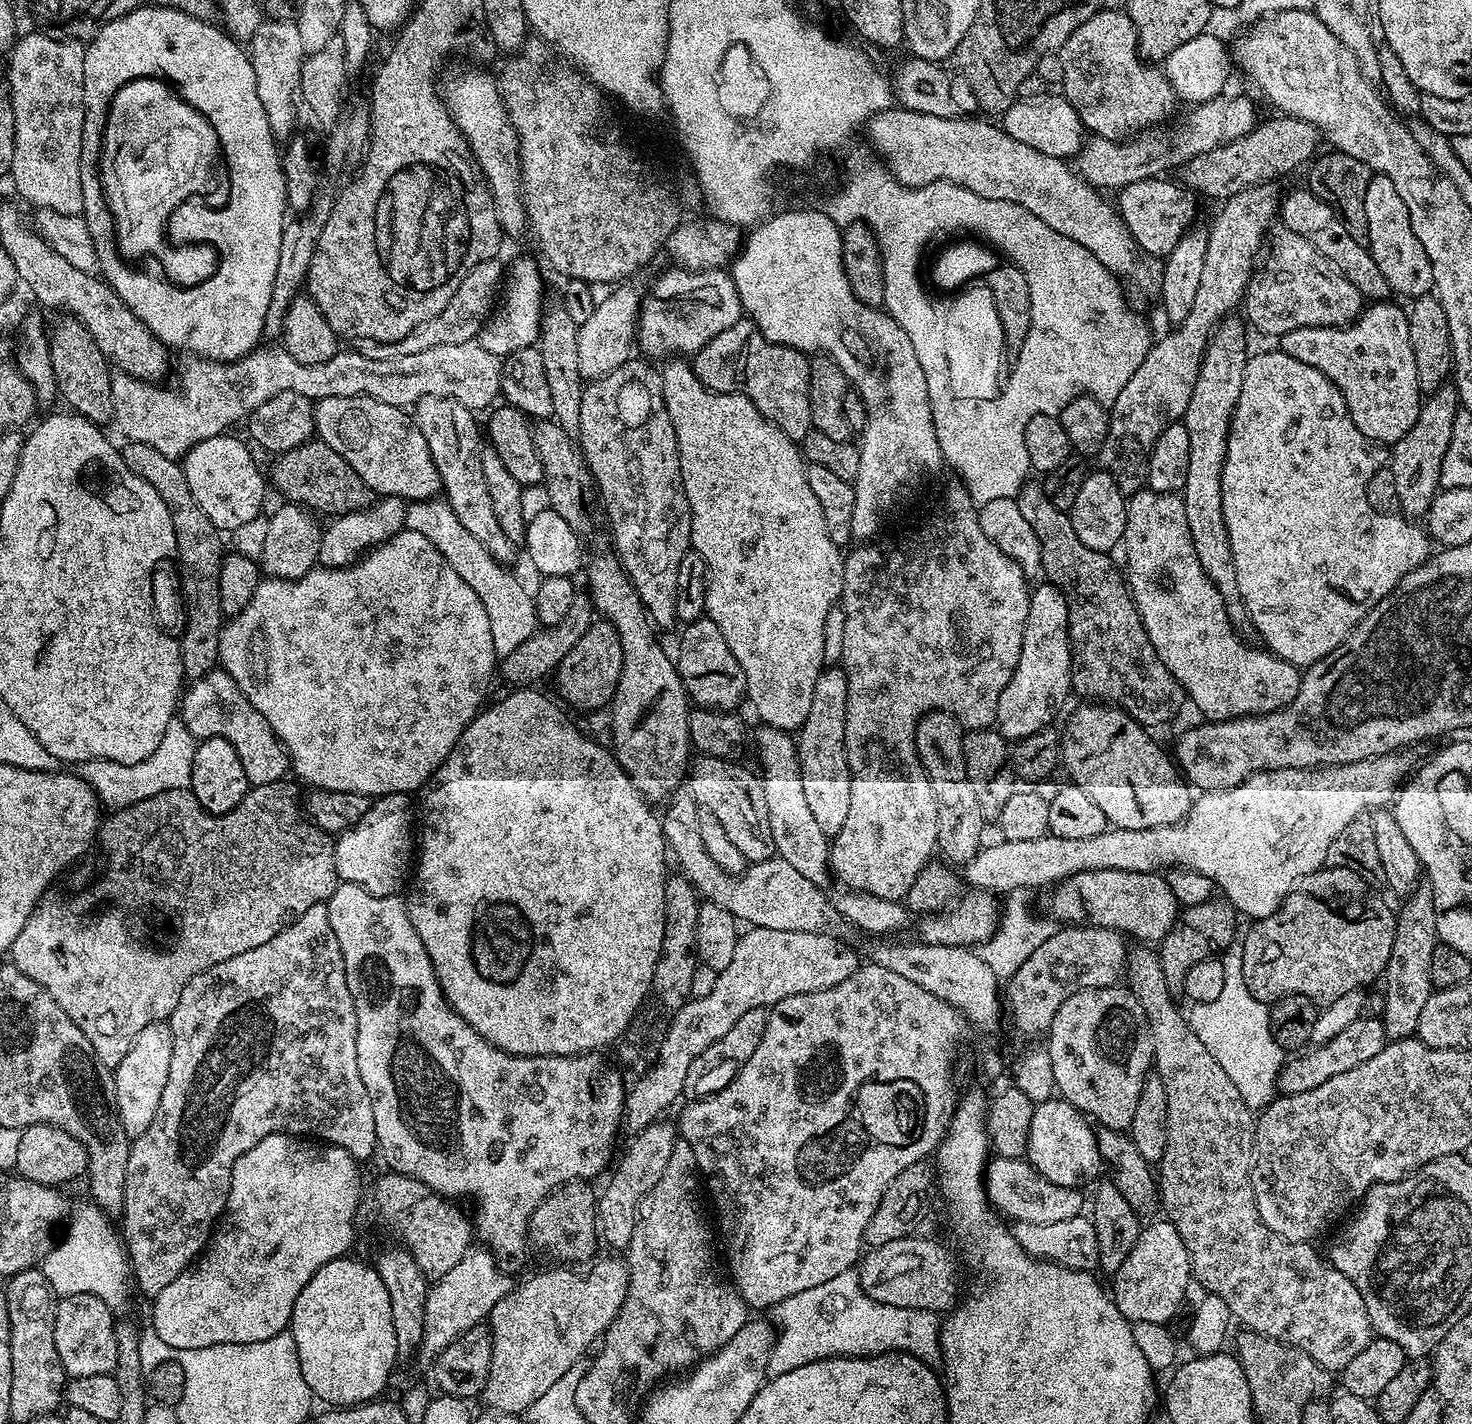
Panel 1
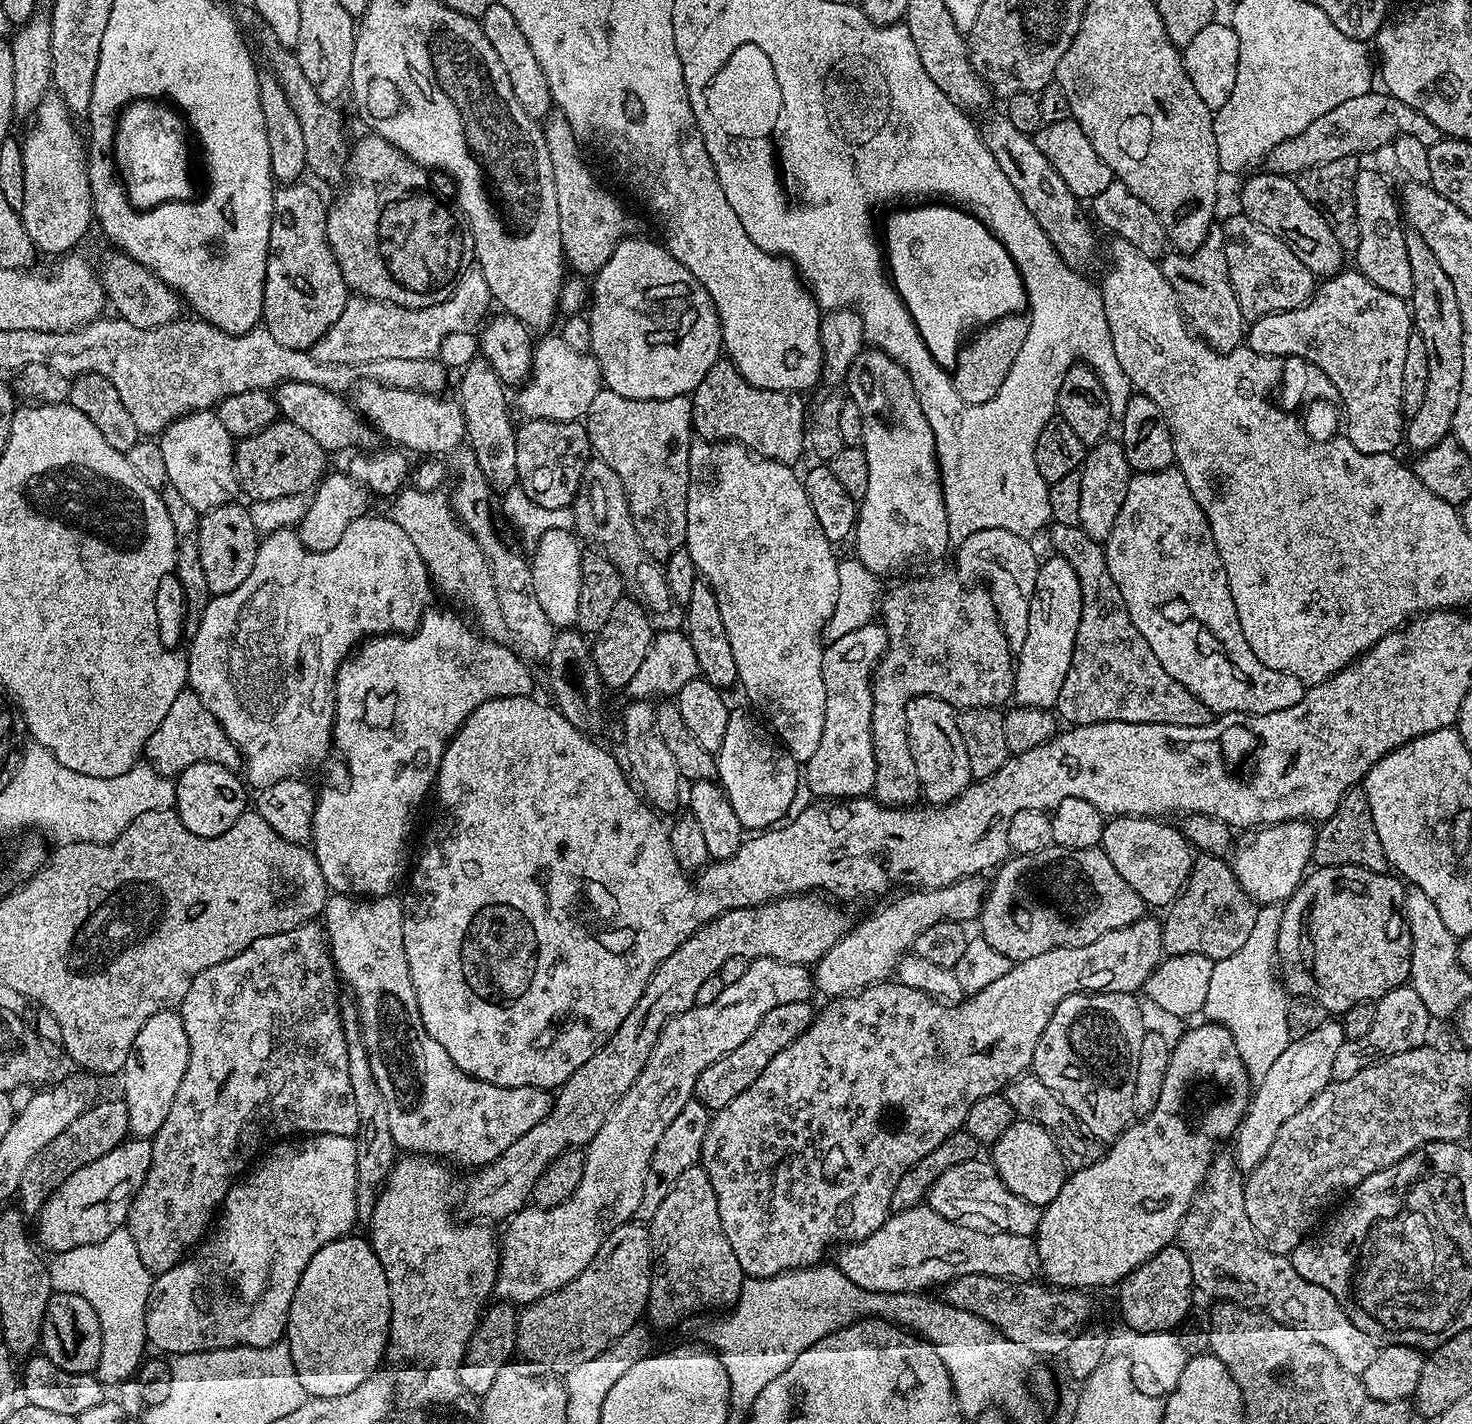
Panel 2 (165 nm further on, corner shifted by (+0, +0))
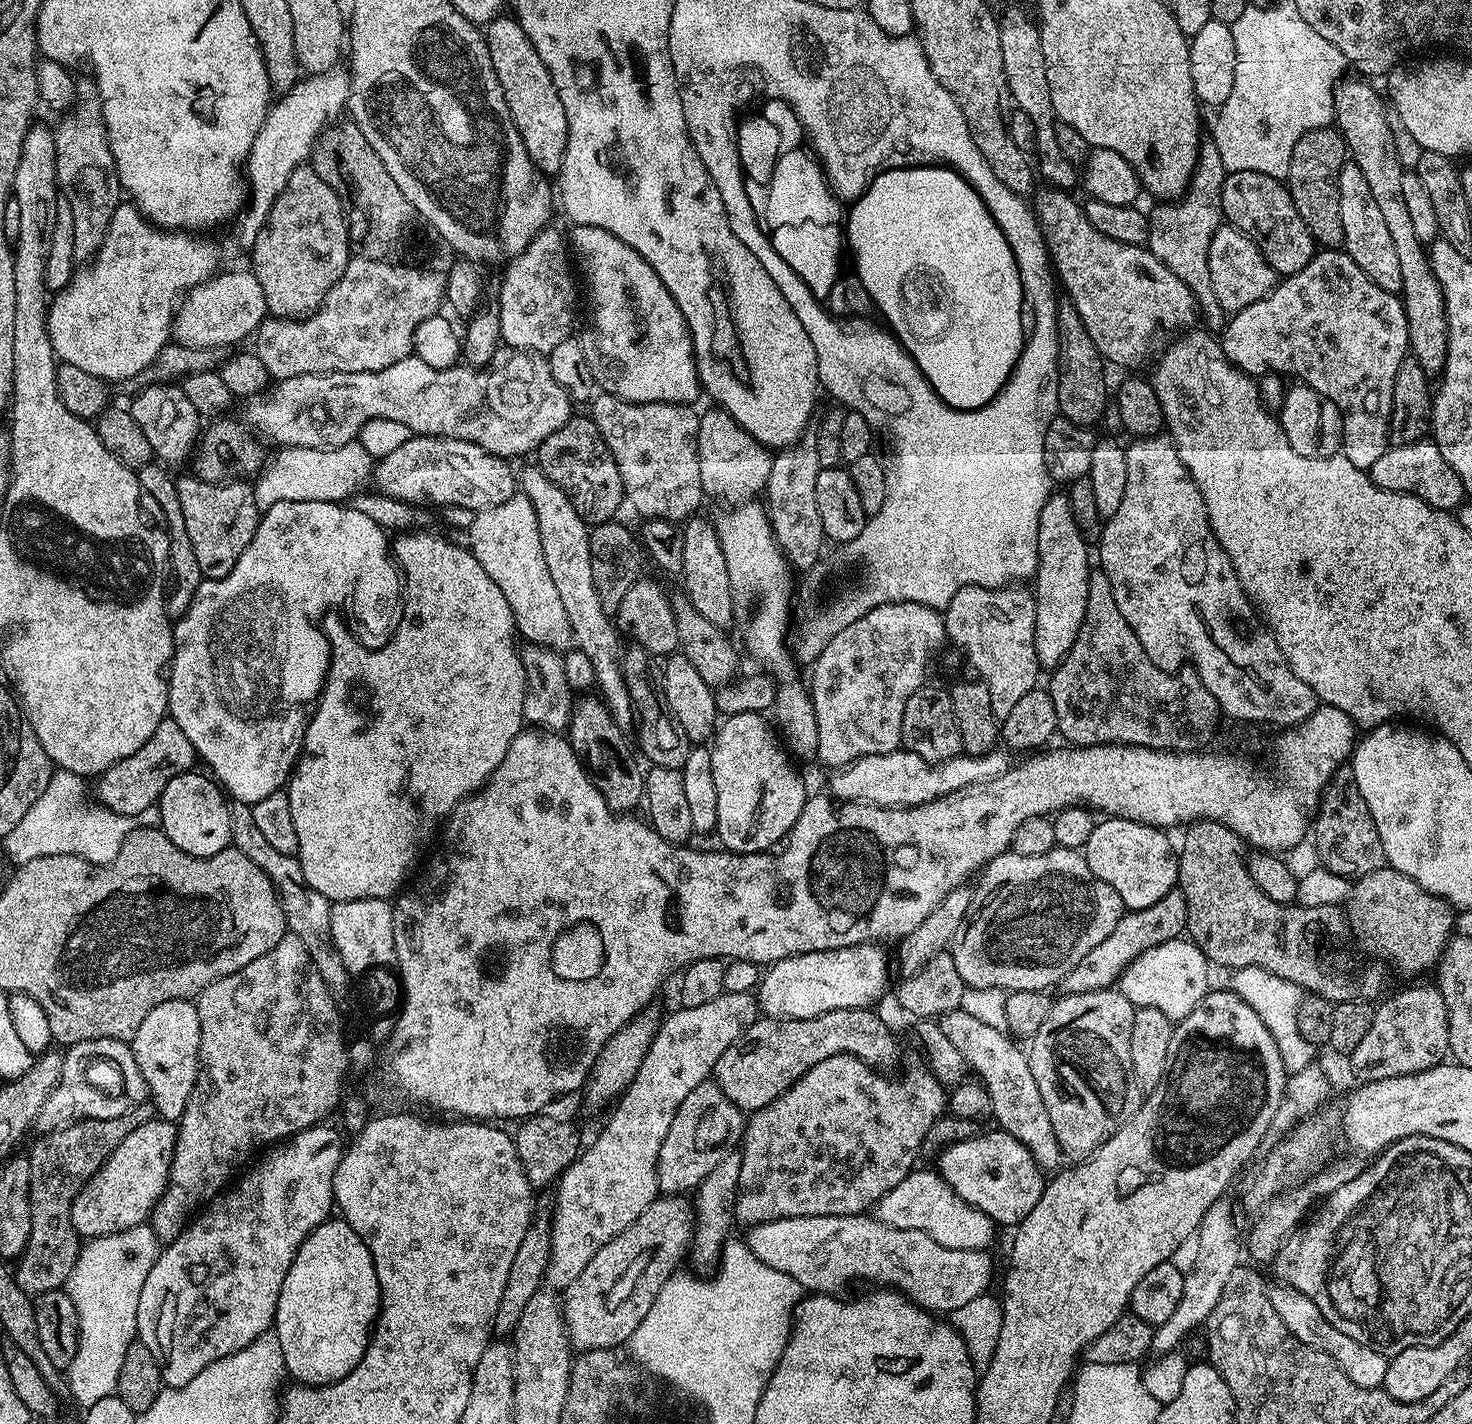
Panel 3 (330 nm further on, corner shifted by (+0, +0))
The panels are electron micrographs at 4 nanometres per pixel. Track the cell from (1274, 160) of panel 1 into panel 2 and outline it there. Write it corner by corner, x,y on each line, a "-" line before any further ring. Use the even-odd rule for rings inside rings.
1373,90
1362,94
1362,98
1346,98
1342,106
1334,106
1334,110
1314,118
1302,134
1294,134
1294,138
1278,142
1278,146
1268,153
1266,164
1273,172
1298,174
1322,162
1334,162
1347,156
1360,158
1363,152
1387,149
1398,136
1413,136
1429,148
1439,142
1442,133
1434,121
1426,118
1426,114
1406,106
1406,102
1398,102
1398,98
1389,96
1387,91

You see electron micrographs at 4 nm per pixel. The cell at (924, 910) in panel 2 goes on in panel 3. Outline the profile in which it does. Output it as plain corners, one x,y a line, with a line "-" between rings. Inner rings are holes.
876,942
782,958
761,975
758,1008
773,1020
801,1020
843,1008
872,1008
888,988
888,956

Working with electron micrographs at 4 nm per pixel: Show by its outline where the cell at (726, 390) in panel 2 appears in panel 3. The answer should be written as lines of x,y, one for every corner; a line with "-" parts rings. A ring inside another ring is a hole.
712,406
708,413
700,416
696,441
698,442
698,474
702,474
705,497
712,499
713,496
716,500
725,500
725,505
735,506
753,501
759,497
756,496
759,492
761,495
767,489
773,453
763,444
759,444
746,430
742,430
742,426
738,426
738,422
734,422
732,415
723,408

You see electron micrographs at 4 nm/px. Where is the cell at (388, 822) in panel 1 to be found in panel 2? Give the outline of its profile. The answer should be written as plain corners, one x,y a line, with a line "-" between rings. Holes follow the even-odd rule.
432,606
425,611
424,617
415,632
407,634
389,634
387,636
374,636
359,645
349,655
347,660
340,663
334,681
336,693
336,720
332,724
332,738
335,751
344,755
348,763
348,789
339,792
336,788
328,788
316,797
316,809
312,819
312,838
310,847
318,860
318,866
322,868
322,878
328,884
333,893
351,896
353,898
371,898
373,896
390,896
397,890
396,883
405,879
410,868
410,856
408,860
408,835
412,832
412,819
420,808
424,799
429,799
430,789
436,779
436,772
440,769
442,754
449,740
455,736
460,725
468,715
482,702
494,700
498,696
526,696
533,690
532,672
507,648
507,643
494,640
481,634
471,623
467,624
460,616
455,616
448,608
436,608

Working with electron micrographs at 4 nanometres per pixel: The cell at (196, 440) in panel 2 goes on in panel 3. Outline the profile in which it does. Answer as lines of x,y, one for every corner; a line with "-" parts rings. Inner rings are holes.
155,382
149,388
144,388
130,403
130,411
134,422
146,434
152,447
152,455
157,461
165,465
180,464
191,457
198,444
198,437
202,432
202,417
198,410
186,398
183,387
172,382

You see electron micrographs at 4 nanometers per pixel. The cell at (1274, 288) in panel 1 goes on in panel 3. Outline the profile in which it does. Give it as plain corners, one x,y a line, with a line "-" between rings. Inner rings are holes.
1227,222
1220,225
1210,240
1208,261
1214,294
1228,314
1238,313
1246,306
1266,298
1266,294
1270,294
1278,283
1278,273
1266,262
1257,244
1246,233
1239,232

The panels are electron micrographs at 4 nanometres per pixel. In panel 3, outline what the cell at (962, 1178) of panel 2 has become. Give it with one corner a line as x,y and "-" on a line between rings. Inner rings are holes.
914,1170
894,1190
890,1190
874,1206
874,1215
881,1224
898,1230
922,1230
950,1250
987,1249
996,1236
997,1225
982,1210
966,1202
946,1183
939,1171

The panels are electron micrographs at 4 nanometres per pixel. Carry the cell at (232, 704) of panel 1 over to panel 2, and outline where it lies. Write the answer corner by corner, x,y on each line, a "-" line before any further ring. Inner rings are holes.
191,690
180,692
178,698
174,698
170,710
166,710
166,718
158,722
158,730
150,734
143,755
146,760
148,756
147,763
155,772
169,778
179,776
186,766
194,766
194,762
214,762
233,770
239,769
242,764
236,743
226,734
226,730
222,730
214,714
202,706
198,694

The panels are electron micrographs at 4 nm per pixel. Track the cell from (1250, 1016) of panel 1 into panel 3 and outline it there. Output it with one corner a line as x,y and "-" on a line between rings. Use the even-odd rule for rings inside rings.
1258,966
1237,968
1231,976
1231,991
1236,992
1238,998
1242,998
1242,1002
1246,1002
1254,1014
1258,1014
1258,1018
1262,1018
1262,1026
1270,1030
1270,1038
1278,1042
1278,1054
1282,1054
1285,1073
1306,1070
1306,1066
1314,1060
1314,1045
1306,1042
1306,1038
1302,1038
1298,1031
1298,1006
1302,989
1294,982
1286,982
1286,978
1278,978
1278,974
1270,974
1270,970
1262,970

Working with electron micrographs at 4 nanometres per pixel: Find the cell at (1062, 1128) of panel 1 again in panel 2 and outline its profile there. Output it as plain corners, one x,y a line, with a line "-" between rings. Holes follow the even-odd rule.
1013,1119
1011,1126
991,1145
990,1163
998,1178
1011,1192
1026,1202
1043,1206
1058,1198
1066,1179
1066,1167
1054,1138
1042,1125
1032,1120

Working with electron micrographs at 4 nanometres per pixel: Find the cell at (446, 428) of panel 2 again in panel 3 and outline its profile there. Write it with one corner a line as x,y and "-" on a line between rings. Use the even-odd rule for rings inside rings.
507,346
497,348
494,358
483,368
457,366
446,370
434,370
434,366
426,366
426,362
422,362
422,358
413,354
394,362
394,366
386,366
386,370
378,370
377,372
323,372
317,376
314,374
298,374
294,378
286,378
273,383
261,395
247,397
243,404
243,423
257,437
263,438
269,445
271,445
270,443
276,444
275,446
280,448
337,448
338,446
346,446
351,440
359,437
360,427
366,422
370,422
374,418
390,418
394,422
402,422
402,426
406,426
417,436
445,436
451,440
465,440
471,444
482,446
482,450
486,450
490,454
505,458
524,456
527,452
535,453
543,440
550,438
550,434
554,434
554,430
558,430
574,415
574,409
572,409
574,408
574,401
568,397
562,386
558,386
558,382
554,382
554,374
550,374
547,359
539,352
518,352

